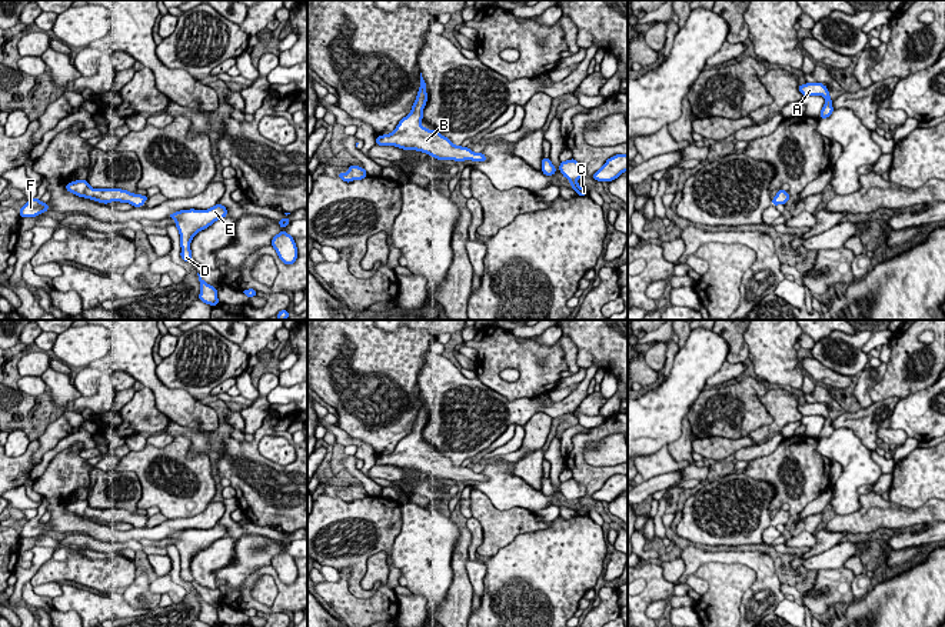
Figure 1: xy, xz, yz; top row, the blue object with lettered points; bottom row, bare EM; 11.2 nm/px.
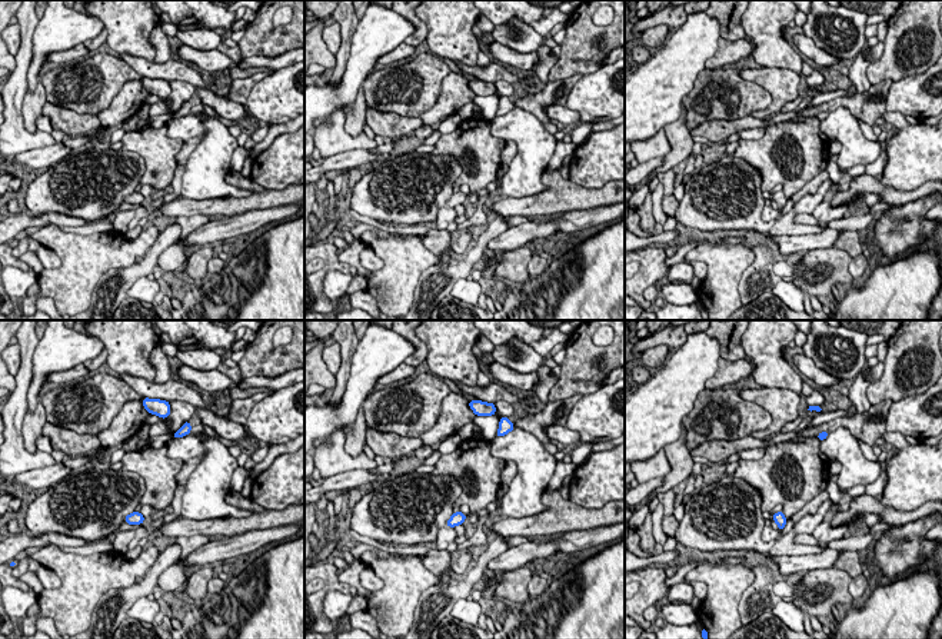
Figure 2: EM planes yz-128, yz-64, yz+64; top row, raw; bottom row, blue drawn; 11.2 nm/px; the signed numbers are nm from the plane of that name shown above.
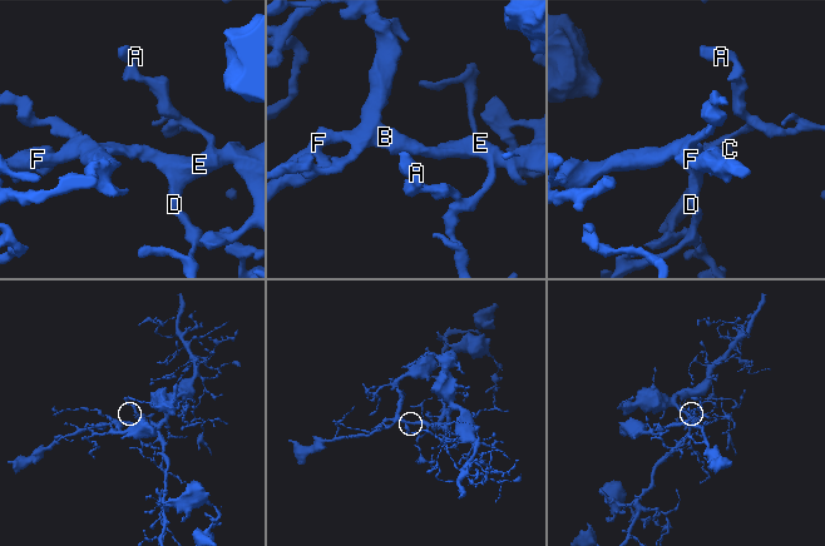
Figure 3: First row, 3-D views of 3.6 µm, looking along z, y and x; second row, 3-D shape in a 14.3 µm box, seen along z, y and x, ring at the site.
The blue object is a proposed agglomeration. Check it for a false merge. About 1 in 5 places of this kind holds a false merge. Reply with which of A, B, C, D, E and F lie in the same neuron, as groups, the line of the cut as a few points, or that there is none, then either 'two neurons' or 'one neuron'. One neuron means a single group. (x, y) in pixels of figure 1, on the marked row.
groups A B C D E F; cut none; one neuron

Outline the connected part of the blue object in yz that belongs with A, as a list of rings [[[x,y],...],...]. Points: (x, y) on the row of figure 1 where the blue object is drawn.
[[[805,83],[798,86],[802,96],[823,96],[825,104],[821,110],[819,119],[826,119],[833,113],[832,99],[829,97],[829,90],[822,83]]]

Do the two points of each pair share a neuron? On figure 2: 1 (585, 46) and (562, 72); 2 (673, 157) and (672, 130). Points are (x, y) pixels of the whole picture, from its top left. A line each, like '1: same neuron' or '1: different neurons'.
1: same neuron
2: same neuron

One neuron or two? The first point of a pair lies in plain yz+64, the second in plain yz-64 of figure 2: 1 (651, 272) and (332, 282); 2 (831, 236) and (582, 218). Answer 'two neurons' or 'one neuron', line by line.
1: two neurons
2: one neuron

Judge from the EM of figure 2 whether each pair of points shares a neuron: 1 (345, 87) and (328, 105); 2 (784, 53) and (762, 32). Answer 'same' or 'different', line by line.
1: same
2: same

